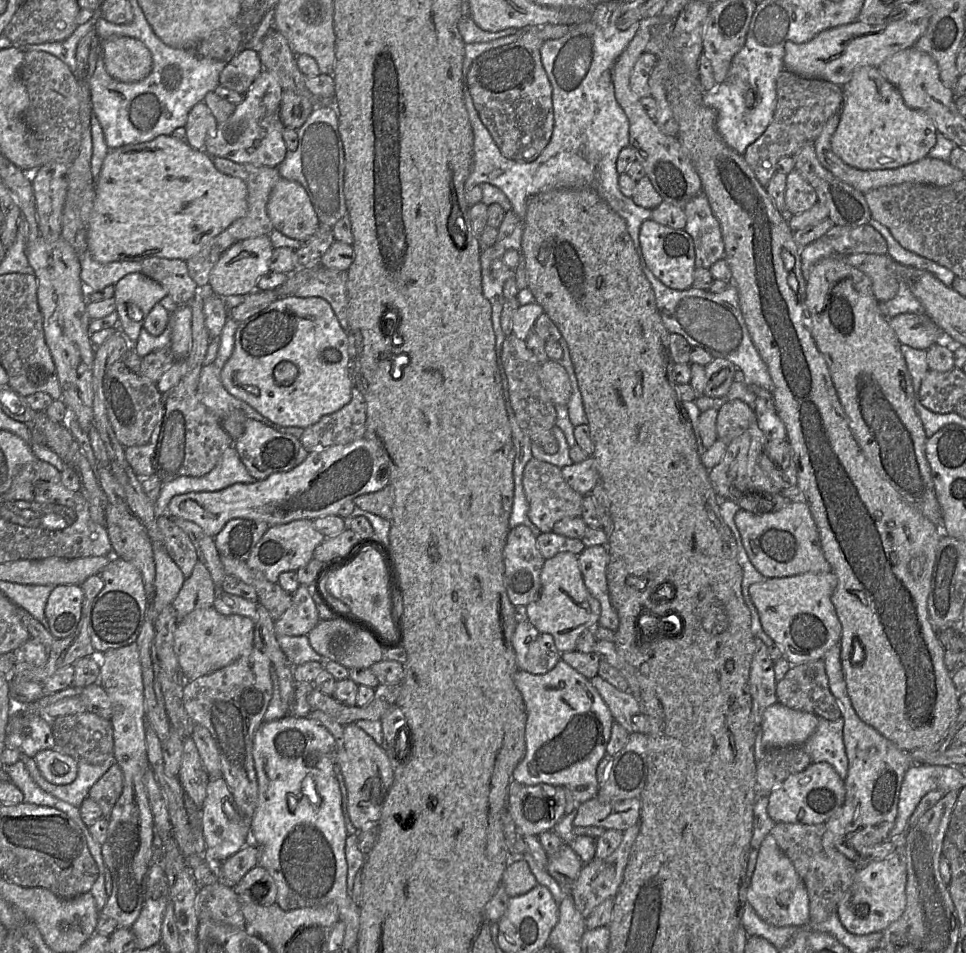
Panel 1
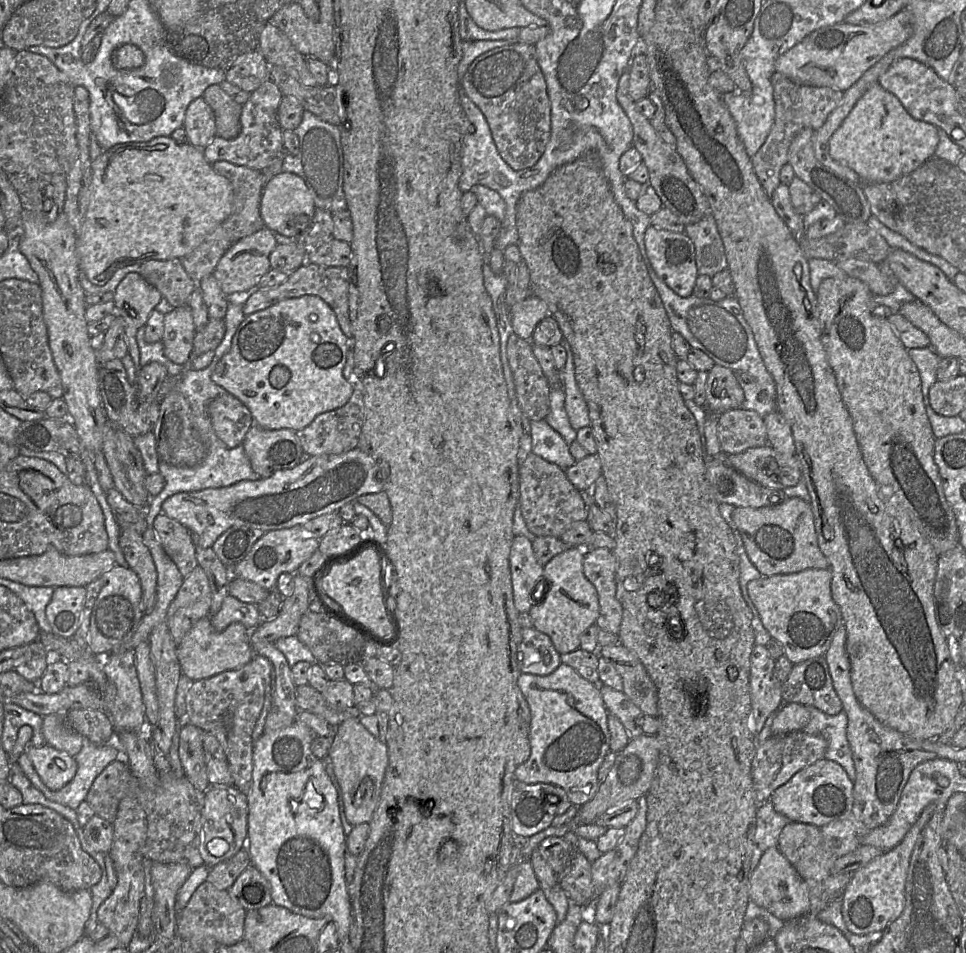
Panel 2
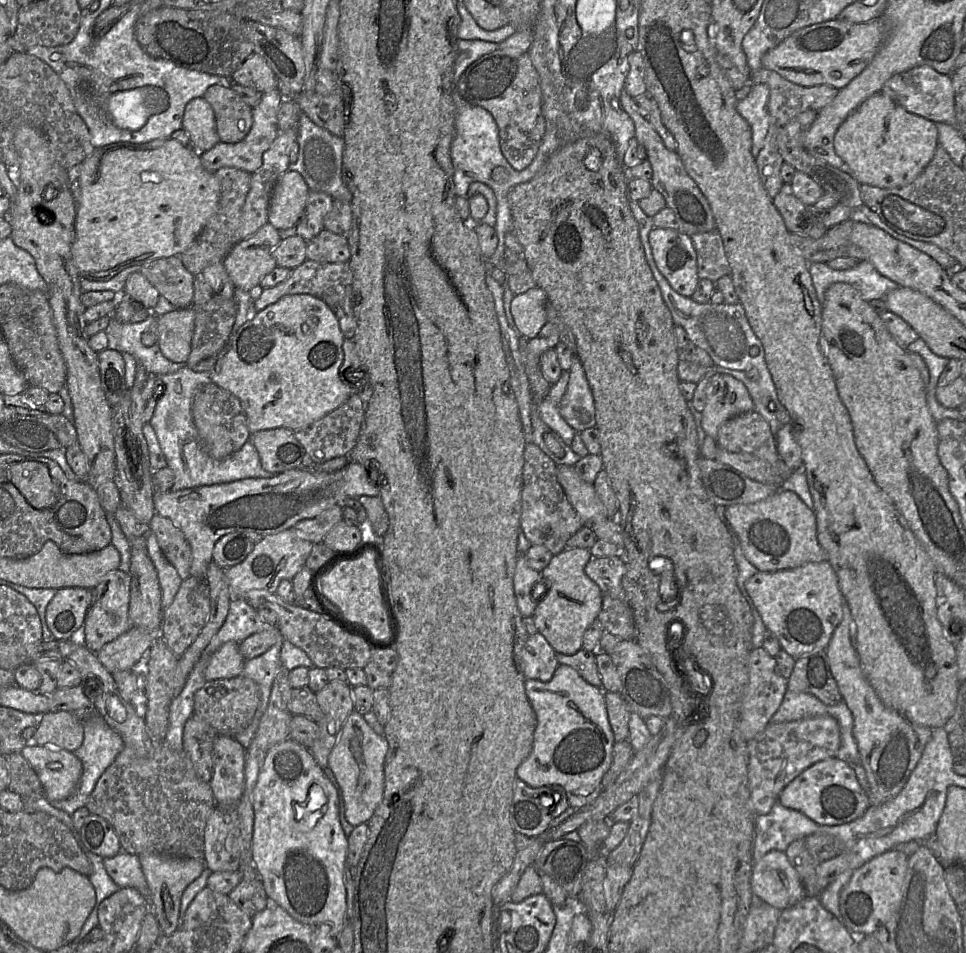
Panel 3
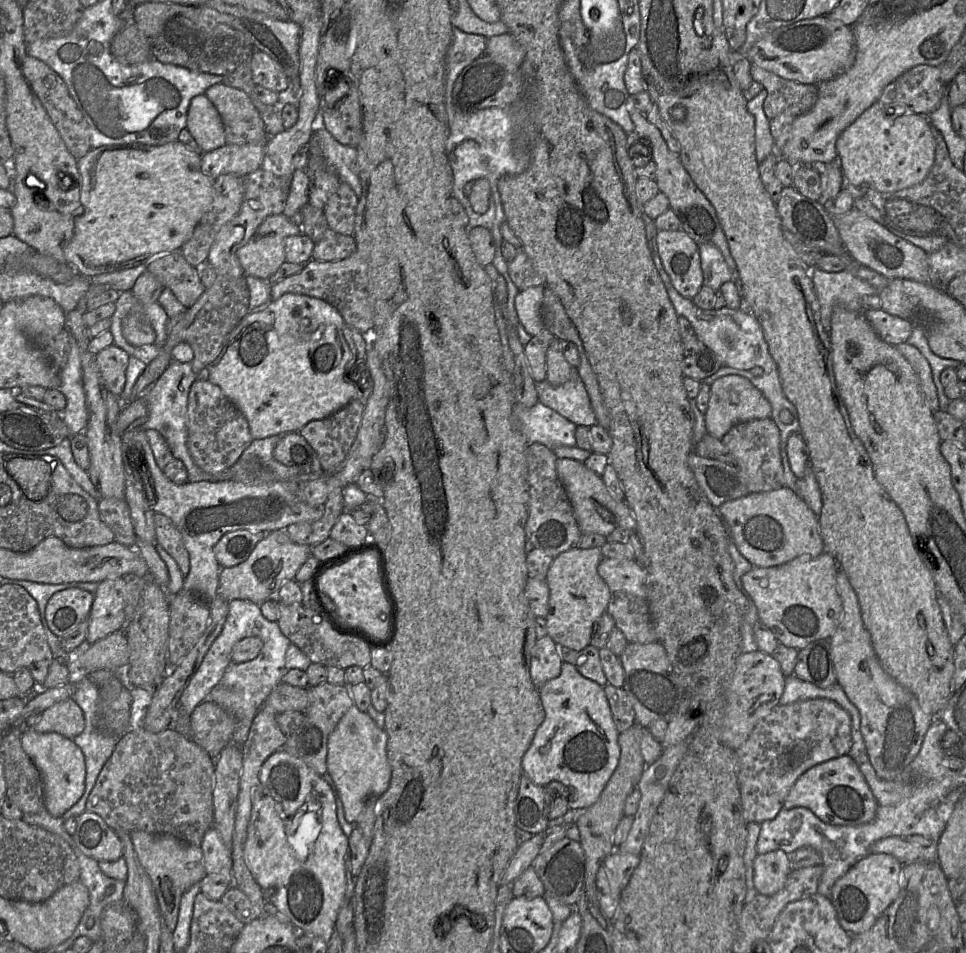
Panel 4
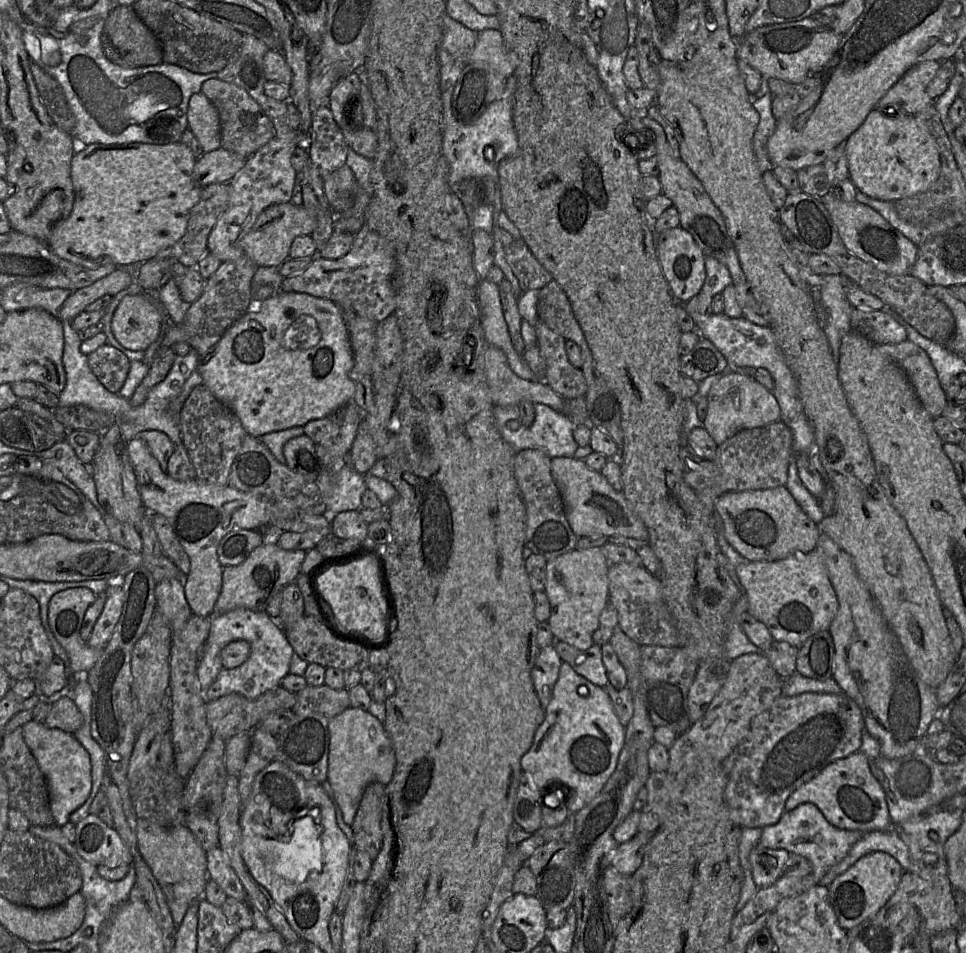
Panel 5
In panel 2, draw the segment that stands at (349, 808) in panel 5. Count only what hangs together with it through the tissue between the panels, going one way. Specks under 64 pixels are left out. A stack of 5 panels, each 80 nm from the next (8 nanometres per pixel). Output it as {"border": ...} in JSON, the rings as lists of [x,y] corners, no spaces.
{"border":[[[350,718],[335,728],[335,737],[328,759],[321,760],[324,762],[330,761],[333,766],[334,774],[342,790],[345,816],[348,822],[353,826],[361,823],[370,823],[379,805],[382,784],[388,765],[388,747],[385,741],[373,736],[360,723],[359,718]]]}

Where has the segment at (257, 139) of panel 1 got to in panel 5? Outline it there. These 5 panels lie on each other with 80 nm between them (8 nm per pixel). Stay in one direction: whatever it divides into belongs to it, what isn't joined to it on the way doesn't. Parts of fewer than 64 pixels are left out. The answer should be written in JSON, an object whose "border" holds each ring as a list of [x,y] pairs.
{"border":[[[218,148],[207,152],[195,162],[194,179],[204,188],[211,184],[228,183],[245,165],[247,158]]]}

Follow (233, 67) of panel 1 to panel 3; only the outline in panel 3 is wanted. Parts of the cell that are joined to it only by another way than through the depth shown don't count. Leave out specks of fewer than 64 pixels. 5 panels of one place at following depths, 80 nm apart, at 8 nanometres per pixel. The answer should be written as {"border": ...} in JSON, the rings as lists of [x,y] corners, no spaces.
{"border":[[[254,52],[230,78],[241,86],[250,87],[262,93],[274,90],[278,85],[278,79],[265,59]]]}

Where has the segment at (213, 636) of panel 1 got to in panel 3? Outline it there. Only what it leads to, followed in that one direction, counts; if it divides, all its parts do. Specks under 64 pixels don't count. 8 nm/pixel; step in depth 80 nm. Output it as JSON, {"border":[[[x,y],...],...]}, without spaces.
{"border":[[[233,641],[226,642],[214,652],[205,669],[206,681],[229,679],[241,675],[246,659],[239,650],[239,644]]]}

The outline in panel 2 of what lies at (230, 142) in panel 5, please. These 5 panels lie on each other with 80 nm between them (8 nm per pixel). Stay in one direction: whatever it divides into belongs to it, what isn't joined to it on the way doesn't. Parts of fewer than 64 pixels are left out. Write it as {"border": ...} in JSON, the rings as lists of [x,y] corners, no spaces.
{"border":[[[219,85],[209,86],[202,98],[213,111],[216,136],[227,140],[237,137],[241,130],[242,106],[229,97]]]}

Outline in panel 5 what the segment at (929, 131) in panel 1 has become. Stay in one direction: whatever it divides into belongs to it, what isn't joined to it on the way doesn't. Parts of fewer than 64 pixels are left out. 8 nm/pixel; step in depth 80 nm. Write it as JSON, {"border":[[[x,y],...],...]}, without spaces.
{"border":[[[875,107],[846,139],[845,148],[849,178],[857,189],[875,199],[896,201],[925,192],[940,174],[936,141],[912,114],[890,118]]]}

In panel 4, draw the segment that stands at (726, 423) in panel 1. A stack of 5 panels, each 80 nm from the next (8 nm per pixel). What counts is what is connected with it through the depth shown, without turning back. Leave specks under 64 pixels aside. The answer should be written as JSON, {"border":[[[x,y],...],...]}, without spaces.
{"border":[[[771,418],[738,423],[723,436],[721,442],[734,457],[740,480],[749,493],[770,491],[785,486],[780,453],[780,430]]]}

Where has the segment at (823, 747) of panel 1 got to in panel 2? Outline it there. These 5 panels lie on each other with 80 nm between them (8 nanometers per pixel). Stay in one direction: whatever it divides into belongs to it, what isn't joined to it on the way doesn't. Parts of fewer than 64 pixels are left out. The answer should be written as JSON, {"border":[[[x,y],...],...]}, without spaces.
{"border":[[[809,707],[809,713],[810,720],[803,731],[823,736],[827,741],[824,758],[841,765],[854,782],[856,770],[846,735],[846,713],[842,710],[836,715],[828,715],[814,707]]]}

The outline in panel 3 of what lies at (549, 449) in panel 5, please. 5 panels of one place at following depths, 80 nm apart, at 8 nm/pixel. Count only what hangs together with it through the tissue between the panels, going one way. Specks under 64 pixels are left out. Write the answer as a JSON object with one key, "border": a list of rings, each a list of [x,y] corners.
{"border":[[[563,372],[559,381],[551,384],[548,396],[535,410],[540,419],[556,434],[567,446],[571,446],[577,431],[573,429],[559,412],[559,403],[563,397],[569,380],[569,372]]]}

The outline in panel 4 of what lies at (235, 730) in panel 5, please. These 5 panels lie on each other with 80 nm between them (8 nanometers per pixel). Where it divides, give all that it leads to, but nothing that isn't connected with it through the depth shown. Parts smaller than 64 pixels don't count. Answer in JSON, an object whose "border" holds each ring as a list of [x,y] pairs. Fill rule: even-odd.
{"border":[[[280,683],[272,690],[261,709],[272,709],[275,713],[304,712],[308,705],[307,688]],[[205,700],[190,716],[191,740],[216,759],[232,742],[237,721],[218,704]]]}

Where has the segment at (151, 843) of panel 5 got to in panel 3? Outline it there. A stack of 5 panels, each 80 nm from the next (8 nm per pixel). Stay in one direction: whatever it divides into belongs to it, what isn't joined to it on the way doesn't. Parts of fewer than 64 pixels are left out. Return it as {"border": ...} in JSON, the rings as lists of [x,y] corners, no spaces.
{"border":[[[144,853],[138,857],[150,891],[150,912],[158,922],[161,935],[170,936],[178,928],[179,907],[183,892],[202,874],[205,869],[204,861],[156,853]]]}

